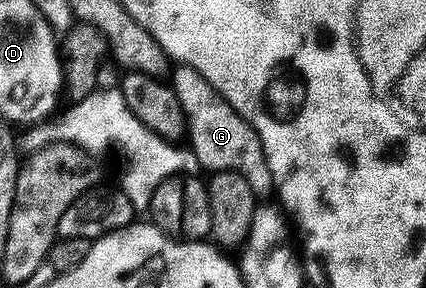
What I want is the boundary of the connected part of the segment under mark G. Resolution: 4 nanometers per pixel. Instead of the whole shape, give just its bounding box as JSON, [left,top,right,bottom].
[172,65,275,198]

